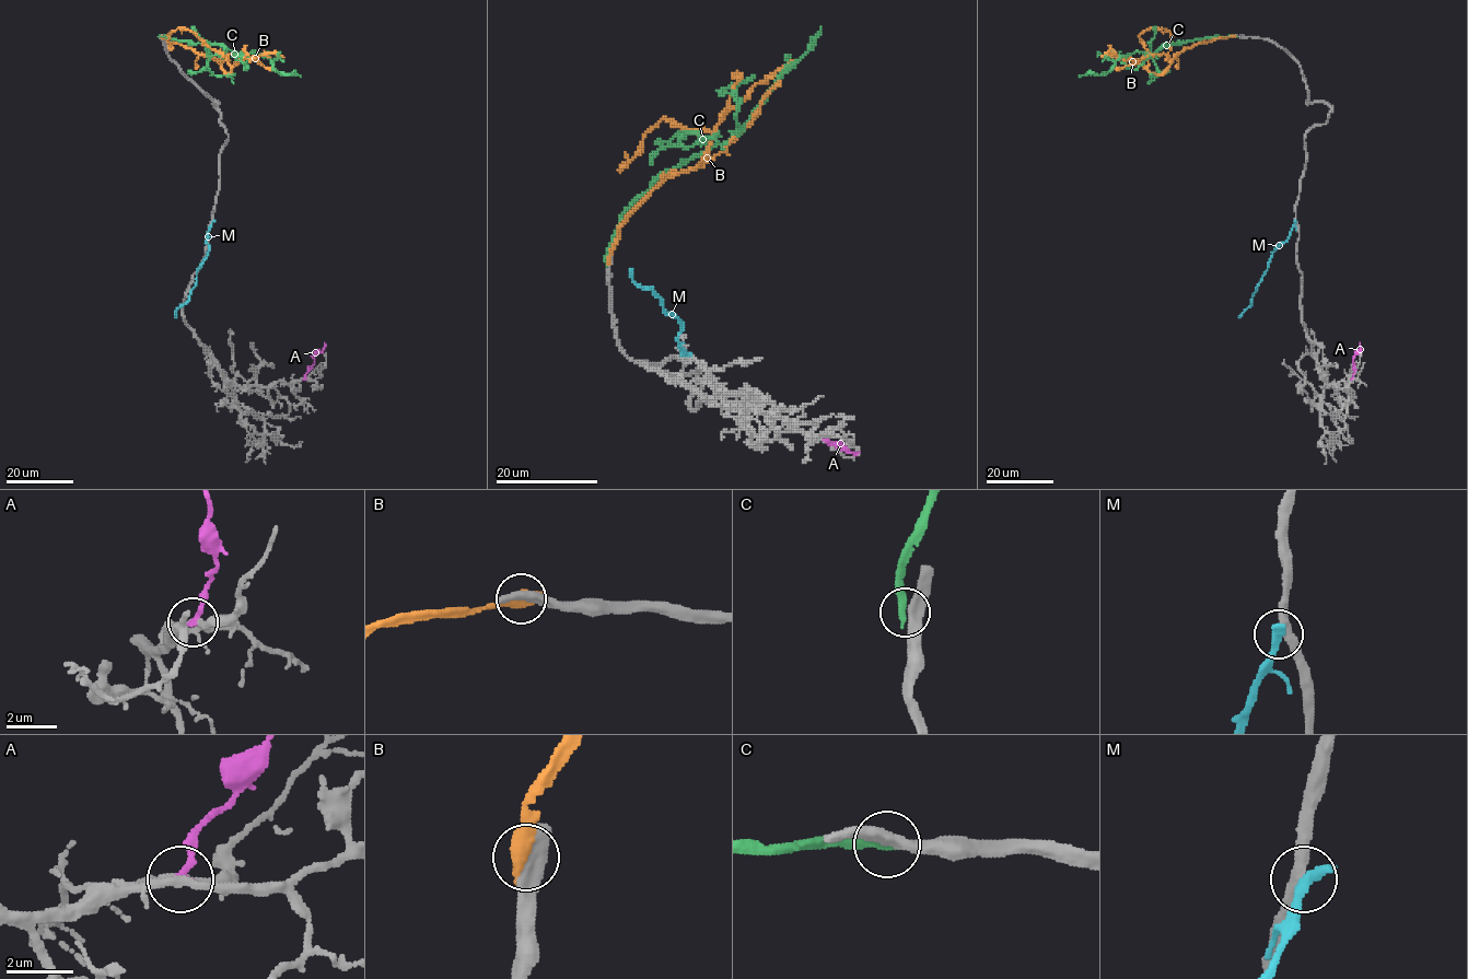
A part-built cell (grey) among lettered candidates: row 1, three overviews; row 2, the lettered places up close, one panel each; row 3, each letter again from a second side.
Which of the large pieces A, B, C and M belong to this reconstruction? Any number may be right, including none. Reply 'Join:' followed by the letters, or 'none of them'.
Join: none of them

